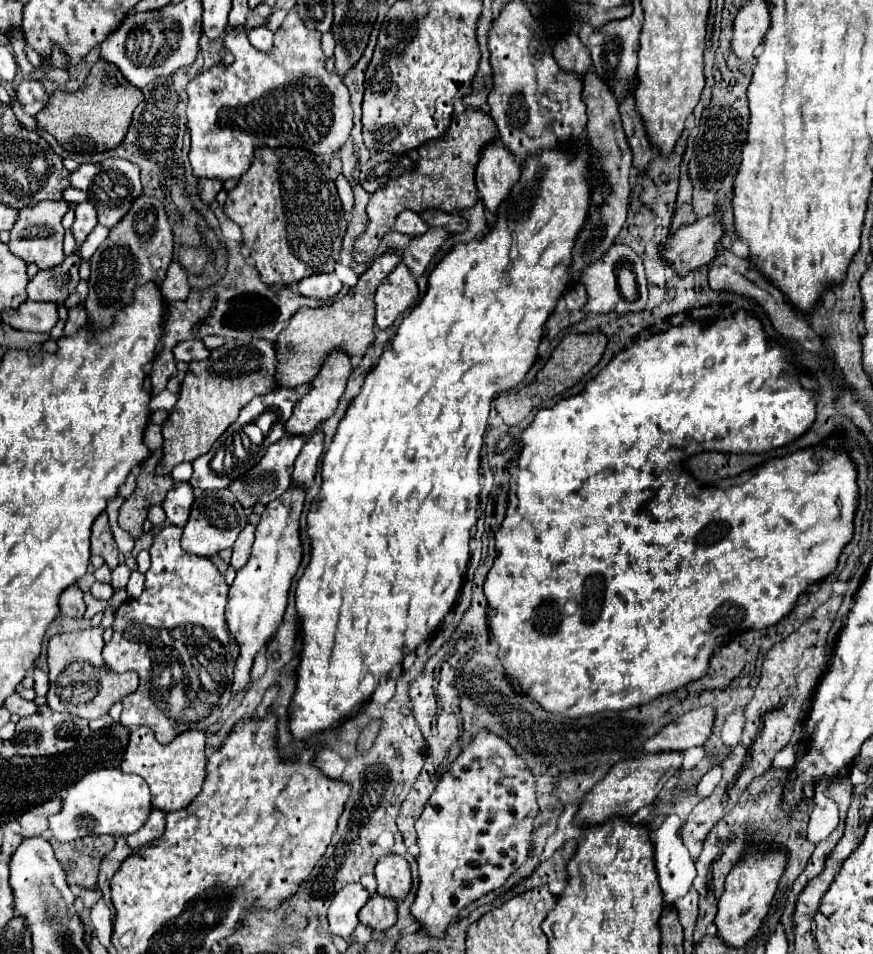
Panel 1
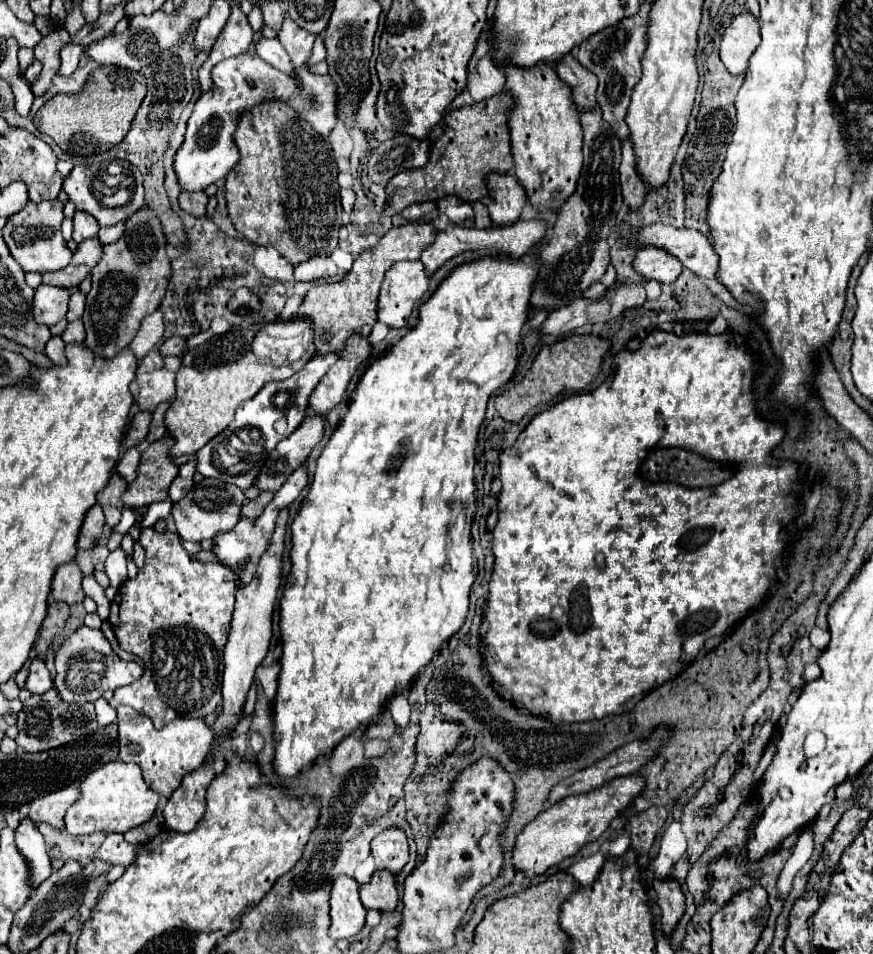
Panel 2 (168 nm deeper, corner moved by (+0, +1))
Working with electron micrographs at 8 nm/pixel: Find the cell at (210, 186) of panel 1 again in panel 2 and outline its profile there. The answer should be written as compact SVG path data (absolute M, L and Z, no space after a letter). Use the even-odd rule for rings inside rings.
M182 192L180 194L180 206L182 210L186 210L188 214L200 218L200 216L206 216L206 204L208 204L208 196L206 192Z

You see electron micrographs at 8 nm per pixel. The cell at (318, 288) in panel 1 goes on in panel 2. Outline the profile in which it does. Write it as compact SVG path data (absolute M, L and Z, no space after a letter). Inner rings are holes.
M310 258L294 268L294 278L298 282L310 280L328 280L336 276L336 266L330 258Z

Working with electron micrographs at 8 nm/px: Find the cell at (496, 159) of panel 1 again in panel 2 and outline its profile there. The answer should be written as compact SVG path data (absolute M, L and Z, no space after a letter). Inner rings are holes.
M492 172L486 176L486 188L490 196L488 212L494 226L506 226L520 218L522 206L526 202L526 190L516 176Z

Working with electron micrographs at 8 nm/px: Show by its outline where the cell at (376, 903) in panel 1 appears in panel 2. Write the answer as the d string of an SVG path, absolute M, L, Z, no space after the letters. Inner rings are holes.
M378 870L372 876L372 882L360 886L360 898L366 910L390 912L396 908L398 892L396 892L396 878L388 870Z

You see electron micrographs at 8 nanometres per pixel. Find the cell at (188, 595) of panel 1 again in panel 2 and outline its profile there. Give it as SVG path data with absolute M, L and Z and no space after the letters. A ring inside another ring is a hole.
M146 528L140 534L140 544L146 550L144 568L134 580L126 580L120 586L111 601L108 622L112 624L118 646L138 656L146 664L146 670L134 684L118 688L110 706L132 706L136 712L150 716L160 730L174 718L206 718L222 704L222 650L234 610L234 572L222 564L204 564L196 560L182 548L178 534L172 532Z

